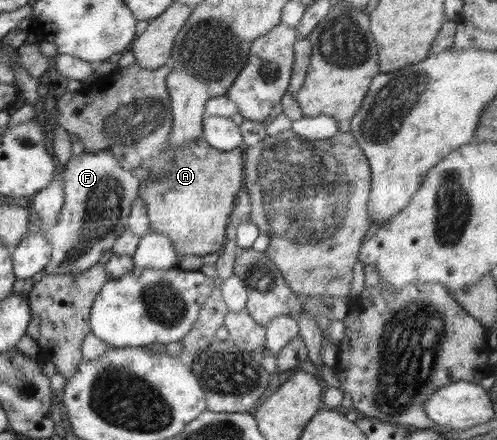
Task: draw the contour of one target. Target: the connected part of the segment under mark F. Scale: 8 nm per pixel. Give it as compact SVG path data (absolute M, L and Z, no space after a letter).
M82 152L72 156L62 169L63 206L54 227L42 231L52 246L46 275L80 275L114 245L126 229L131 207L138 197L141 180L134 171L124 169L110 152Z

